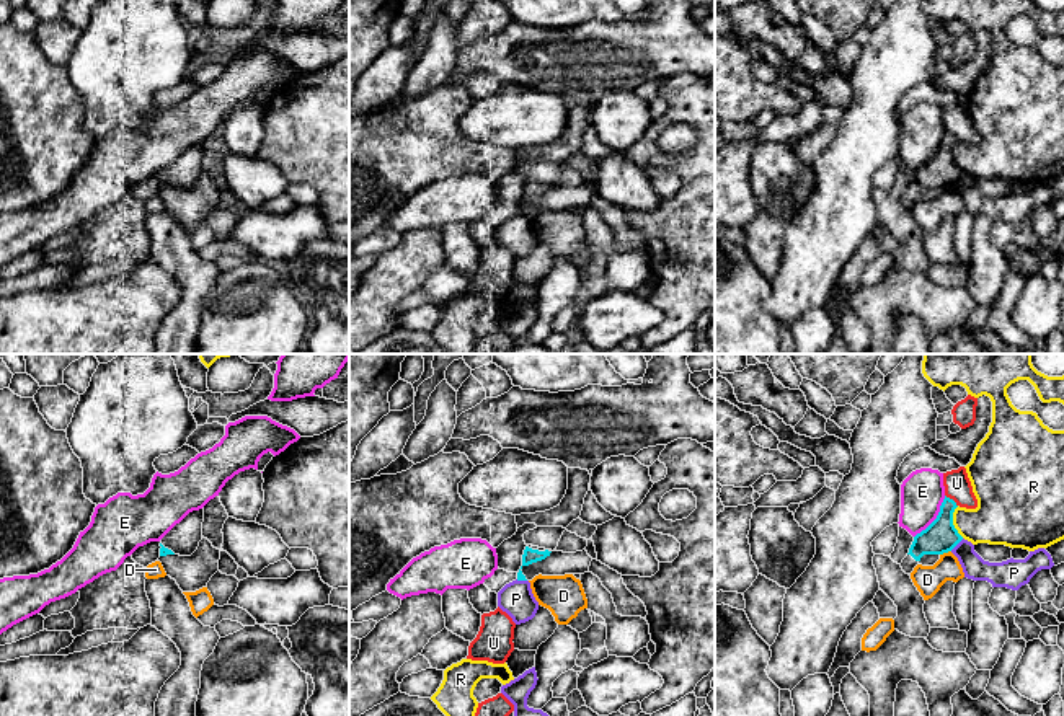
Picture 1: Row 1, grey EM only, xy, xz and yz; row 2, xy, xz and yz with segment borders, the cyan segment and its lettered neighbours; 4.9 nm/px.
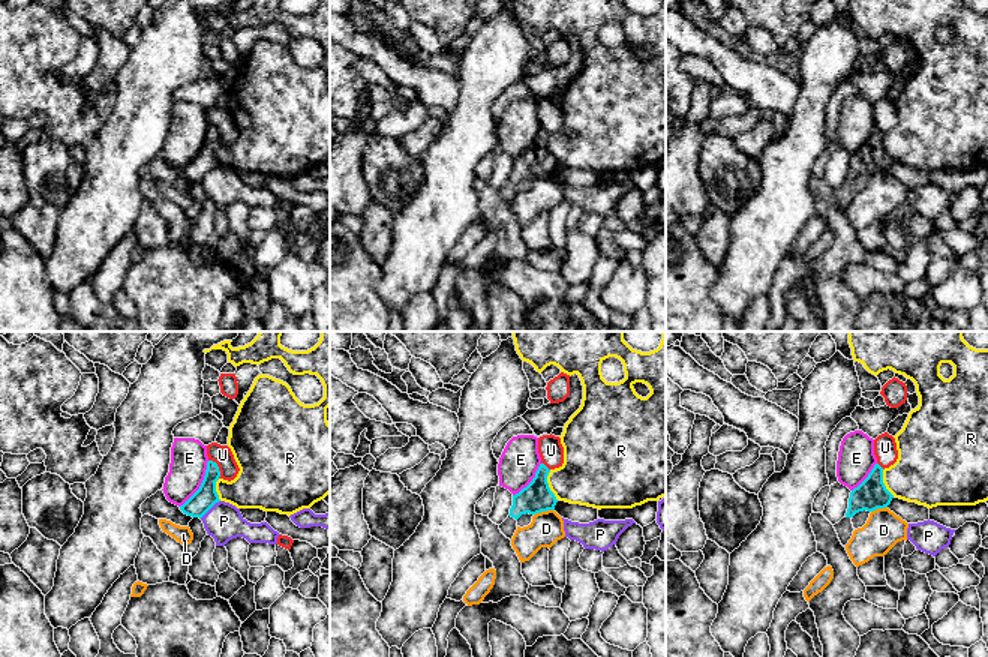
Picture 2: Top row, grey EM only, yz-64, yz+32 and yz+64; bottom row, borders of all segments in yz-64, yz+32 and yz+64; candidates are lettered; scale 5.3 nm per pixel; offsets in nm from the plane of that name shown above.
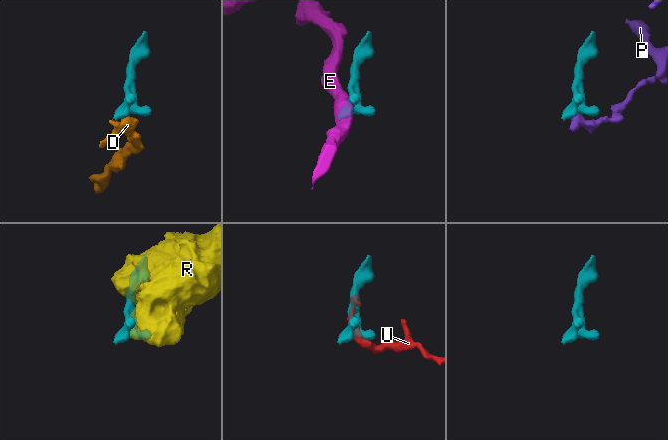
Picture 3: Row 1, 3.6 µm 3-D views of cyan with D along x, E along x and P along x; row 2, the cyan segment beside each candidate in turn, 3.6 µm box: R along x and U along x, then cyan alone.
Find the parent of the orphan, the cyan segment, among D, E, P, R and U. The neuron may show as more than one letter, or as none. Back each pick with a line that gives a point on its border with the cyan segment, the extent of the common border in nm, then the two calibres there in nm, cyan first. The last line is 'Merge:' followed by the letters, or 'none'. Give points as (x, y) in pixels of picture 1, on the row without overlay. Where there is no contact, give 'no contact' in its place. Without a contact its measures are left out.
Merge: none

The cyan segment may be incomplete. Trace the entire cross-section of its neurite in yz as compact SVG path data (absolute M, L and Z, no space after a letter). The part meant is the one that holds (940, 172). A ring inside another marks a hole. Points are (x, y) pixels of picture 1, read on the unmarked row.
M945 130L937 153L914 171L909 188L901 197L906 209L911 210L924 189L948 188L963 175L953 160L953 147L956 142L956 137Z

